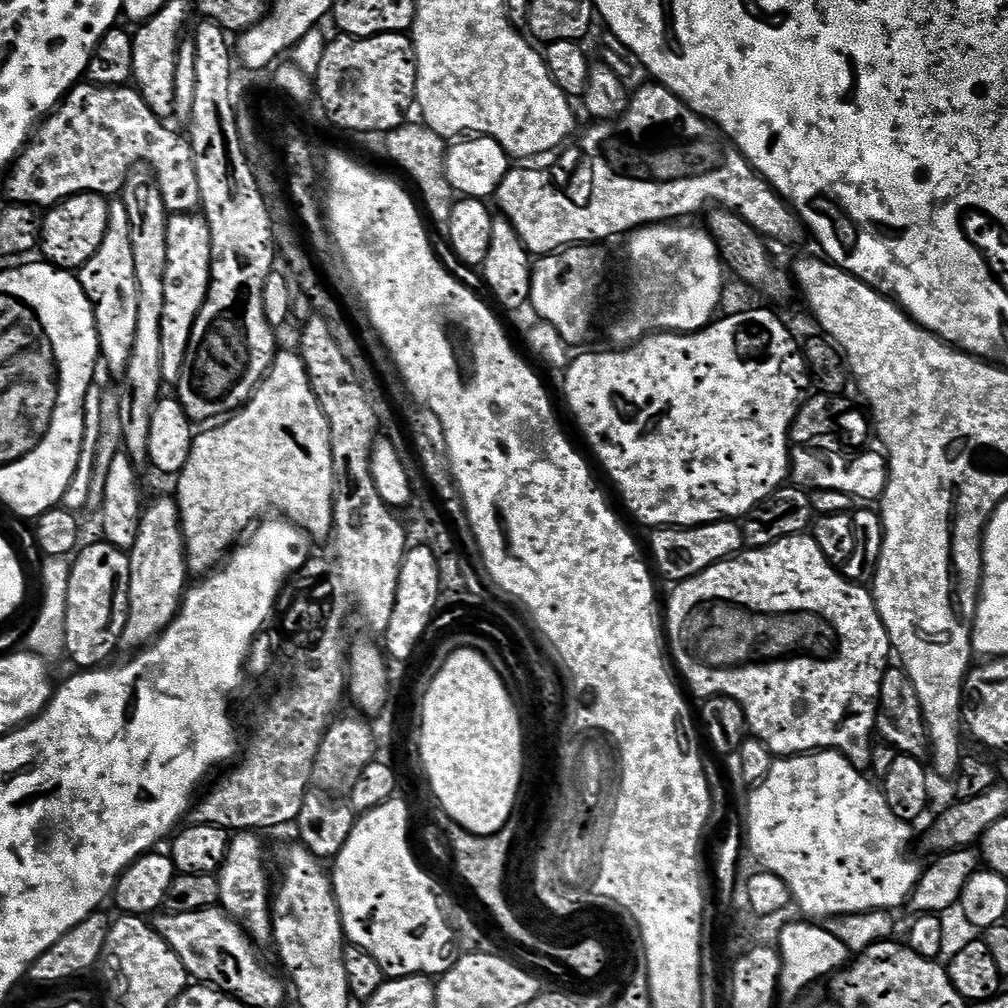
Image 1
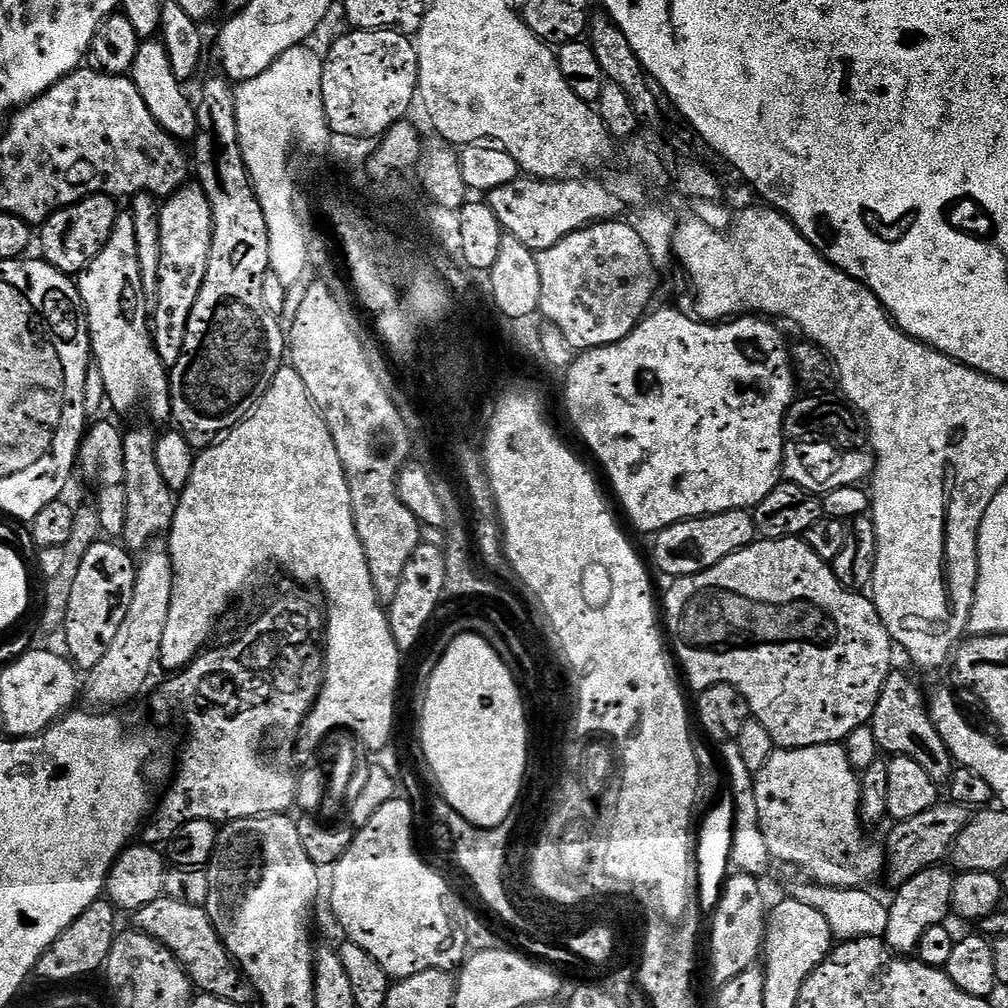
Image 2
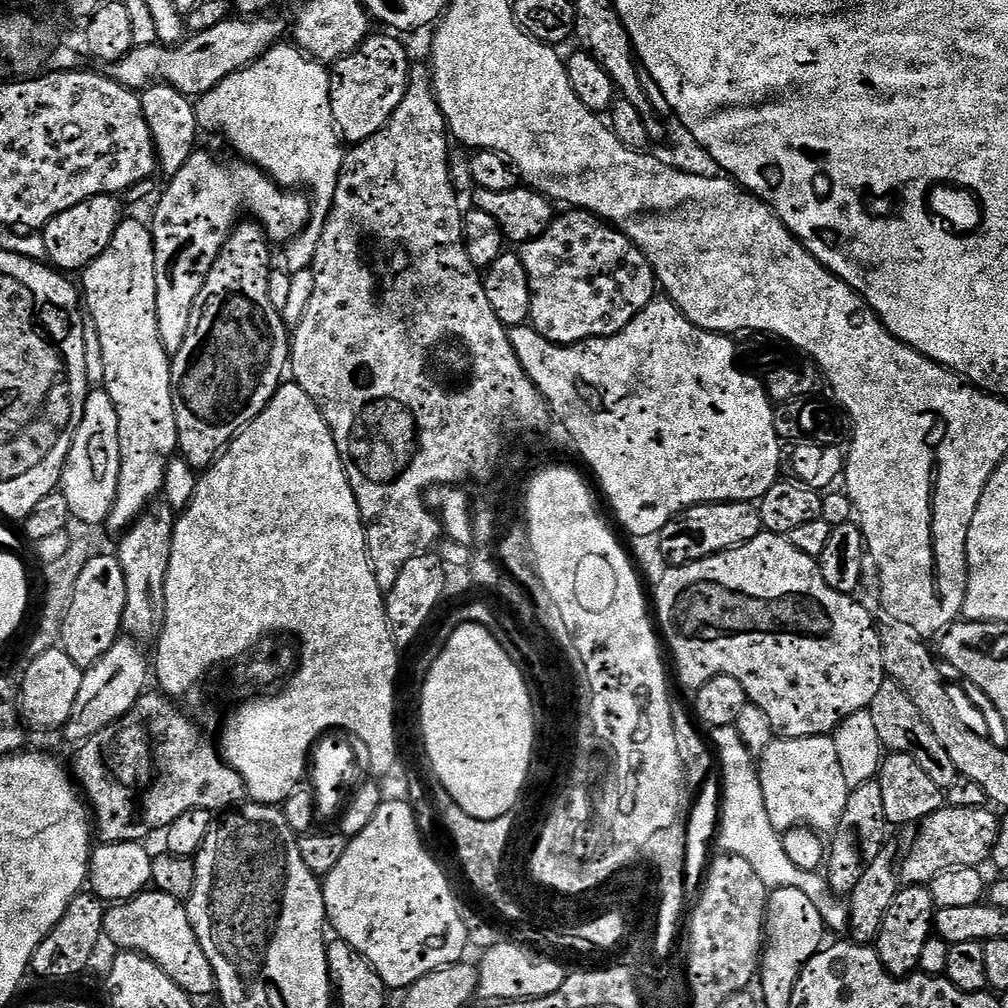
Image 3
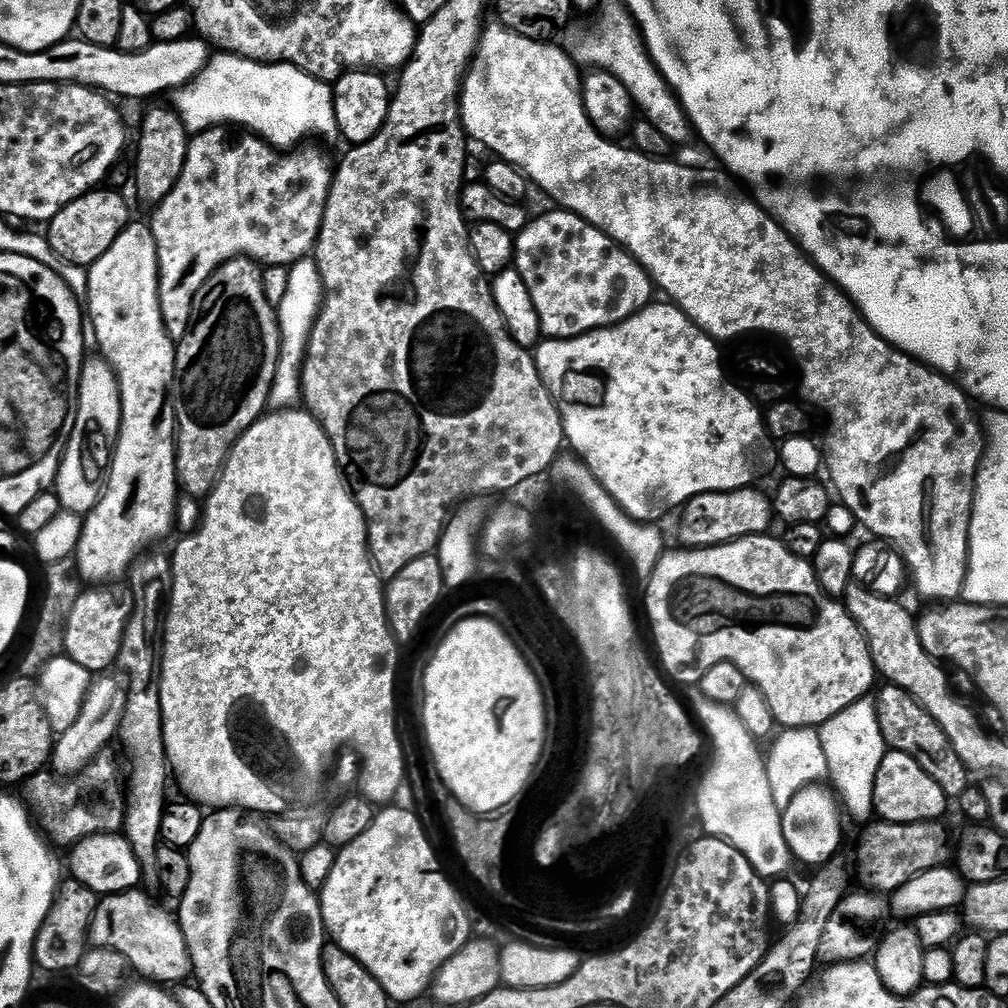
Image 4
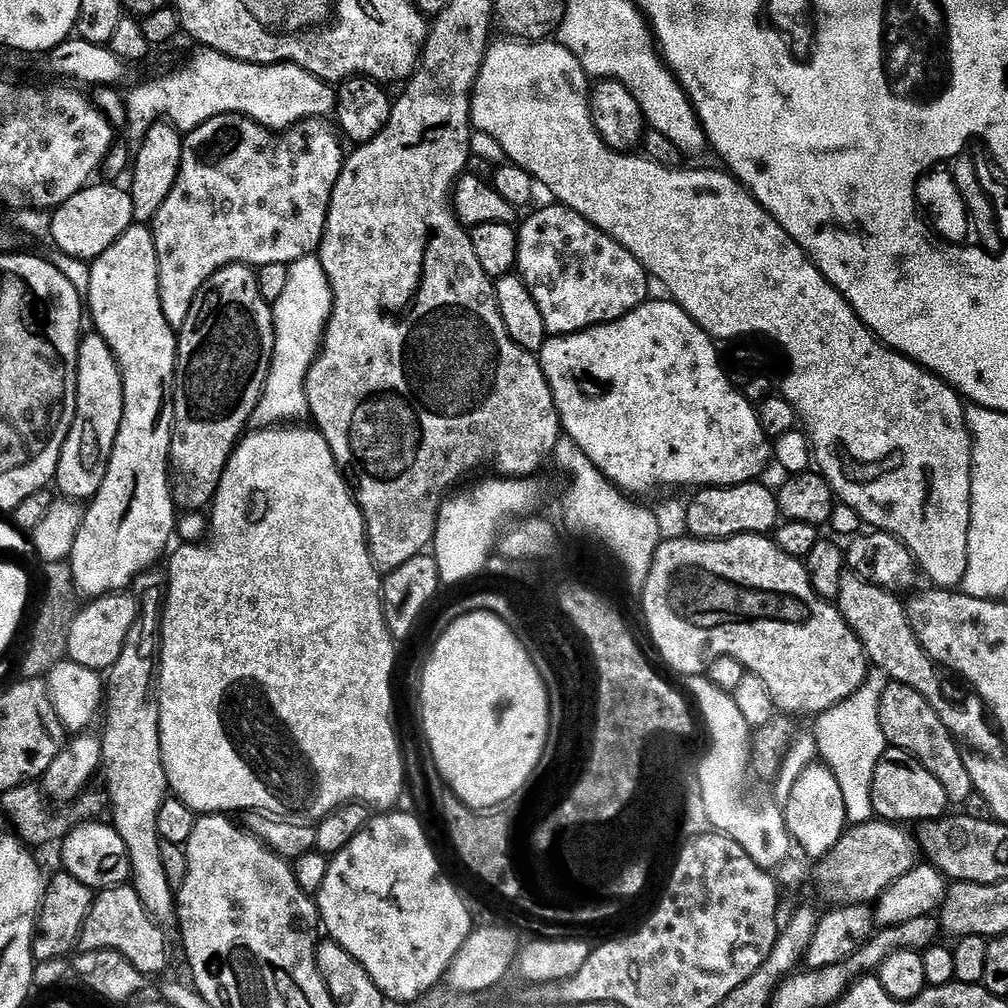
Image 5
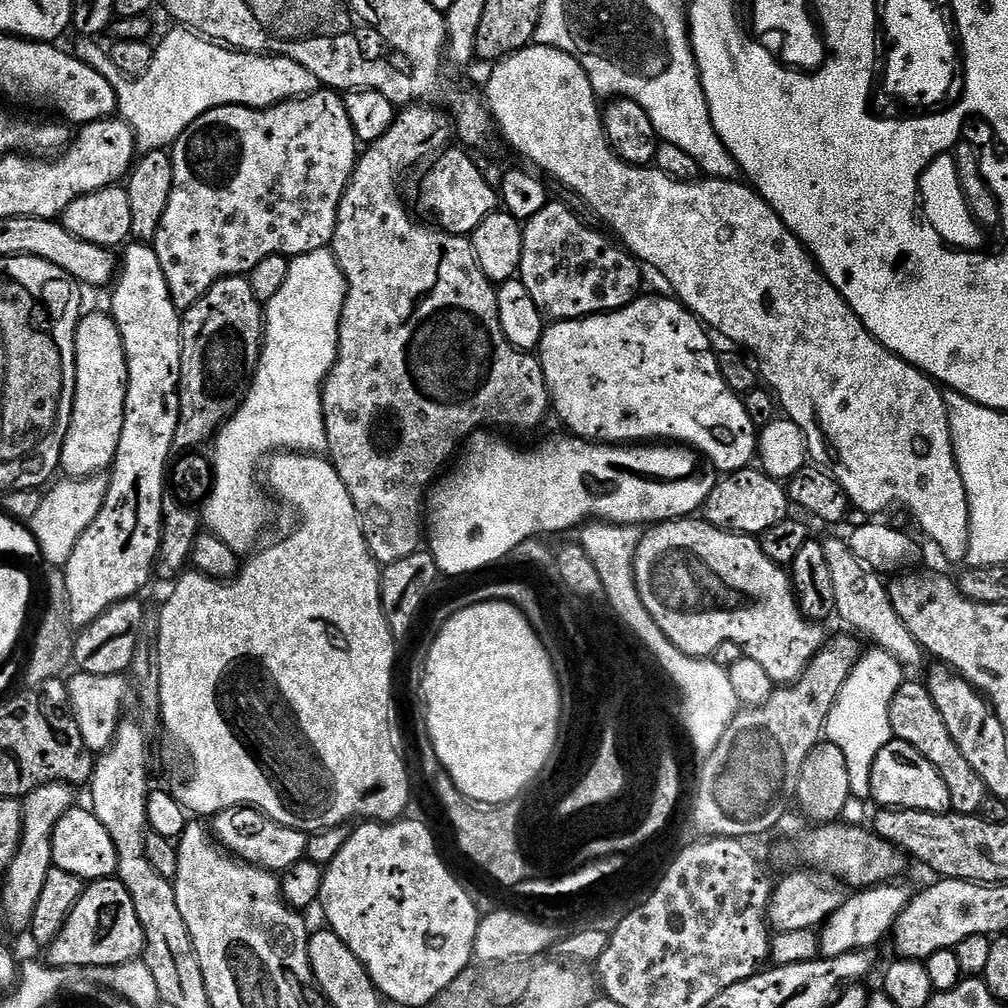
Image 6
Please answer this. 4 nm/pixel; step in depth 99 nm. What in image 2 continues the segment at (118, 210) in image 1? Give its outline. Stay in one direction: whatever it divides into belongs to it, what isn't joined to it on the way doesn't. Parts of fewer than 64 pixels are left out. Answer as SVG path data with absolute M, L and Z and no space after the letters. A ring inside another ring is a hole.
M131 214L117 215L106 246L98 258L91 260L79 273L78 287L84 311L88 313L94 368L100 371L100 384L105 394L116 408L132 408L145 400L154 419L167 421L172 414L170 372L156 353L156 341L150 327L150 304L142 286Z

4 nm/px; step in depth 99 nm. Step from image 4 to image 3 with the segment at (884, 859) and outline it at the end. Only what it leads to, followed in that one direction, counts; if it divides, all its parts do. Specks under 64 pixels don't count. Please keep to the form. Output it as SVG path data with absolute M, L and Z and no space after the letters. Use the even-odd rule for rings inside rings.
M947 806L939 808L932 816L928 816L920 821L915 829L916 837L912 840L912 849L908 853L903 853L902 863L898 868L898 875L905 885L908 886L928 886L936 876L941 876L944 872L949 872L955 868L980 868L983 860L987 861L992 855L996 839L1000 834L999 815L995 816L991 812L991 807L982 808L949 808Z

